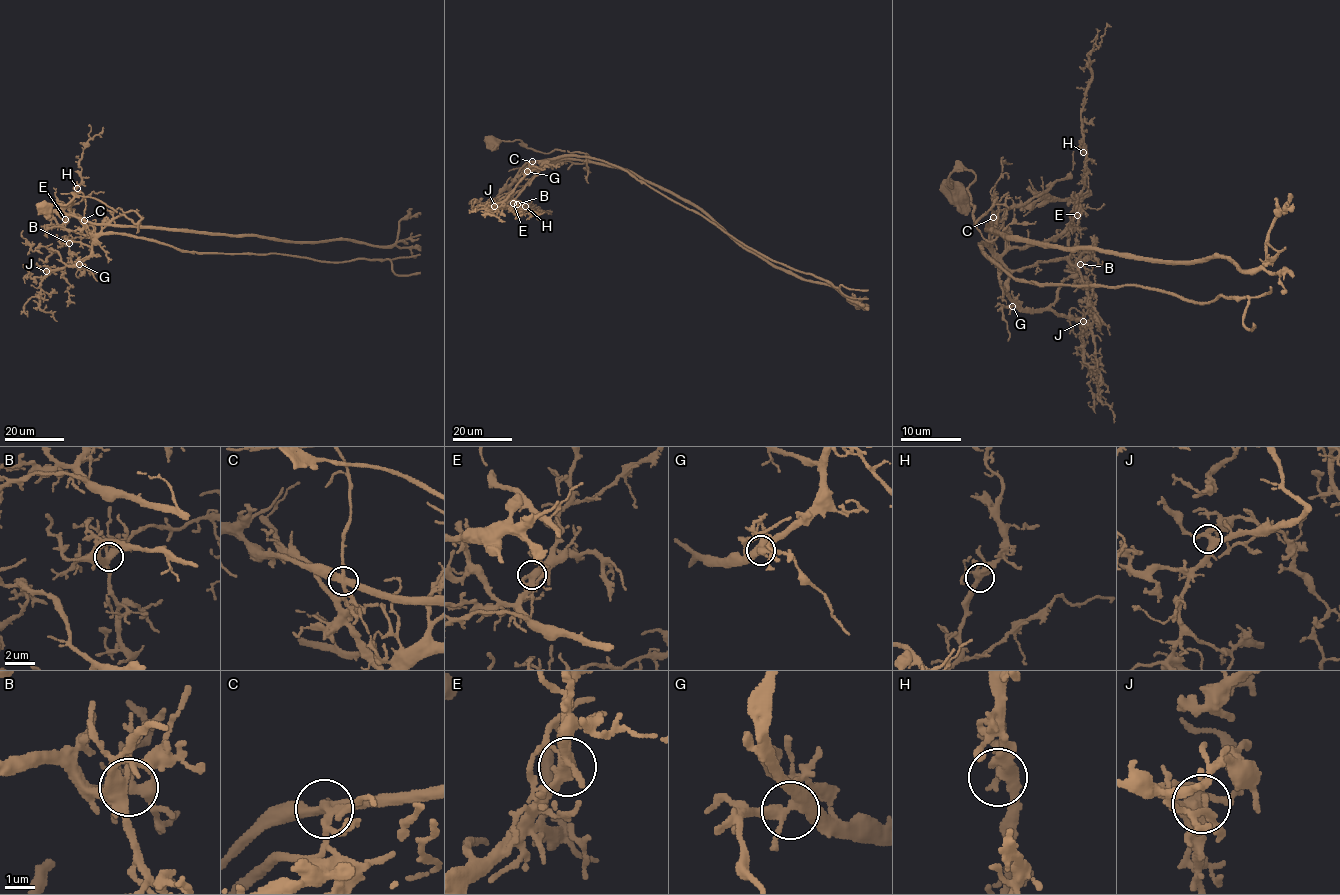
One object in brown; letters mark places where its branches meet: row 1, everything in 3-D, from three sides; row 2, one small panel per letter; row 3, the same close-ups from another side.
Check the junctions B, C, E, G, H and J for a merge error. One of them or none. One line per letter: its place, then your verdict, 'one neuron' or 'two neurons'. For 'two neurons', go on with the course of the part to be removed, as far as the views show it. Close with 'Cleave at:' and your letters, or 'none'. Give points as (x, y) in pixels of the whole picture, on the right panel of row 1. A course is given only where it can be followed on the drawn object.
B: (1080, 264) | one neuron
C: (993, 217) | two neurons | (993, 218), (987, 225), (1000, 236), (1156, 260), (1228, 258), (1251, 270), (1266, 258), (1269, 228), (1288, 206)
E: (1077, 215) | one neuron
G: (1012, 306) | one neuron
H: (1083, 152) | one neuron
J: (1083, 321) | one neuron
Cleave at: C

